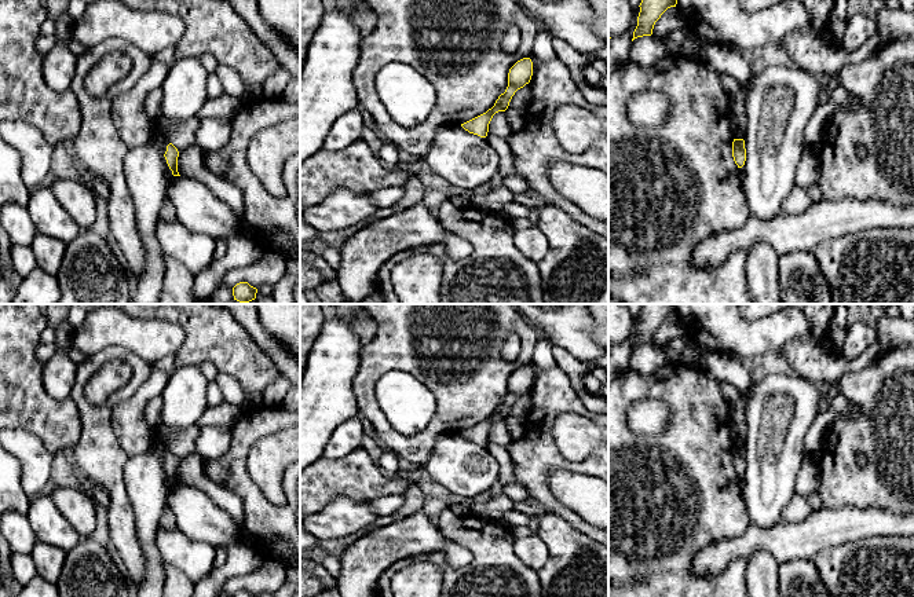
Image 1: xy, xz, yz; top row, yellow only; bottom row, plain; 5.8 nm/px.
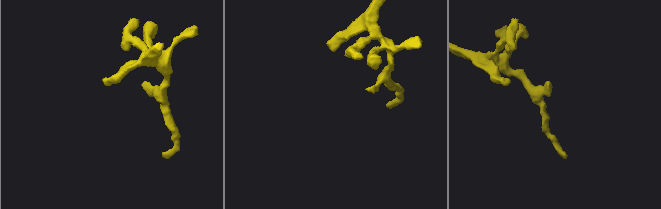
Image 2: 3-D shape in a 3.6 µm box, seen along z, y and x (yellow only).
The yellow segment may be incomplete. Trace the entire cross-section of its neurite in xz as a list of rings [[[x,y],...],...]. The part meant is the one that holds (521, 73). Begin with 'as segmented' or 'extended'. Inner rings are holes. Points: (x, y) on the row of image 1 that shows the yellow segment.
as segmented; [[[530,58],[518,61],[508,73],[508,87],[504,94],[498,96],[494,106],[486,113],[461,124],[461,127],[469,133],[486,138],[489,132],[489,124],[493,116],[498,111],[505,111],[515,92],[530,83],[533,76],[533,62]]]

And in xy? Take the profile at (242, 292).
as segmented; [[[240,282],[233,287],[234,300],[240,303],[249,303],[256,298],[257,289],[248,282]]]

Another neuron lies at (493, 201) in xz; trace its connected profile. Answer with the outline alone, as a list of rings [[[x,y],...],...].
[[[505,188],[486,190],[480,195],[474,195],[469,206],[478,210],[502,215],[504,208],[513,202],[513,193]]]

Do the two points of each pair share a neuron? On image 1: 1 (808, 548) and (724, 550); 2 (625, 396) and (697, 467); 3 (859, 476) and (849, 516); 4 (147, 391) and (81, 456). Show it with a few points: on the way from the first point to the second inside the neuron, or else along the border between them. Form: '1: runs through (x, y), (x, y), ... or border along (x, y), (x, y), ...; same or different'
1: runs through (788, 542), (749, 542), (745, 545); same
2: runs through (654, 389), (664, 389), (697, 422), (697, 438); same
3: border along (822, 504), (826, 506), (881, 508), (884, 511); different
4: border along (131, 398), (112, 410), (112, 429), (128, 454); different

